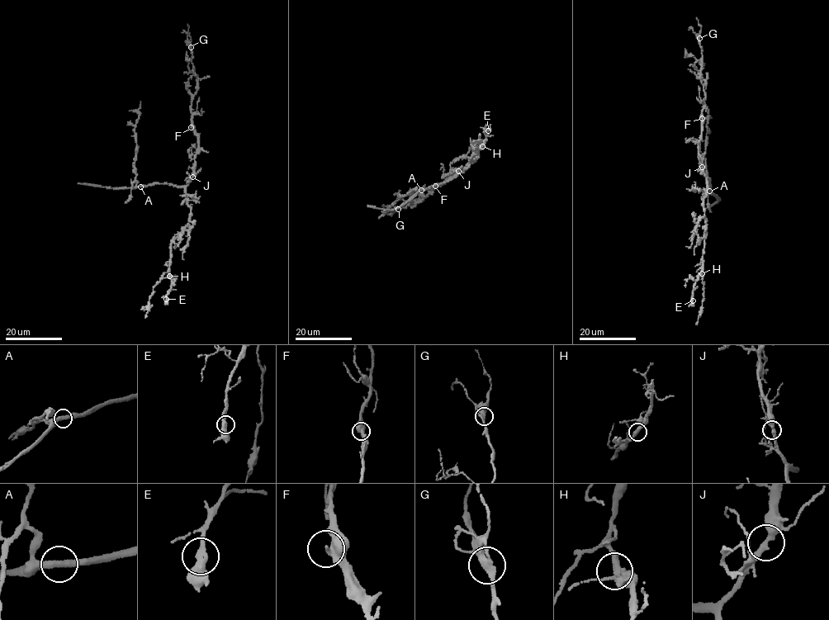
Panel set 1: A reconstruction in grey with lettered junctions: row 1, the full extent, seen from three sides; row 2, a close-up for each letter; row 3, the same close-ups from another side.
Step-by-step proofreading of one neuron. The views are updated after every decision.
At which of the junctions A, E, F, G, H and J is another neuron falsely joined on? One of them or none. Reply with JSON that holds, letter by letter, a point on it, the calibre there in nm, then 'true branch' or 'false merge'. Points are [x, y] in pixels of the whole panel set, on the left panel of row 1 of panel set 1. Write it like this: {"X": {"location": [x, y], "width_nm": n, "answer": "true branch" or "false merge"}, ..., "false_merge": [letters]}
{"A": {"location": [140, 186], "width_nm": 340, "answer": "true branch"}, "E": {"location": [166, 299], "width_nm": 360, "answer": "true branch"}, "F": {"location": [191, 127], "width_nm": 360, "answer": "true branch"}, "G": {"location": [191, 47], "width_nm": 340, "answer": "true branch"}, "H": {"location": [169, 276], "width_nm": 360, "answer": "true branch"}, "J": {"location": [192, 177], "width_nm": 360, "answer": "true branch"}, "false_merge": []}

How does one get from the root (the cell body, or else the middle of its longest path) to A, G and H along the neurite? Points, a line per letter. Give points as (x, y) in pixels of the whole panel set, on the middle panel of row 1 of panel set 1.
A: (457, 172), (446, 181), (421, 190)
G: (457, 172), (450, 172), (447, 179), (432, 189), (425, 197), (423, 196), (409, 206), (398, 209)
H: (457, 172), (457, 173), (462, 172), (475, 160), (471, 158), (482, 146)

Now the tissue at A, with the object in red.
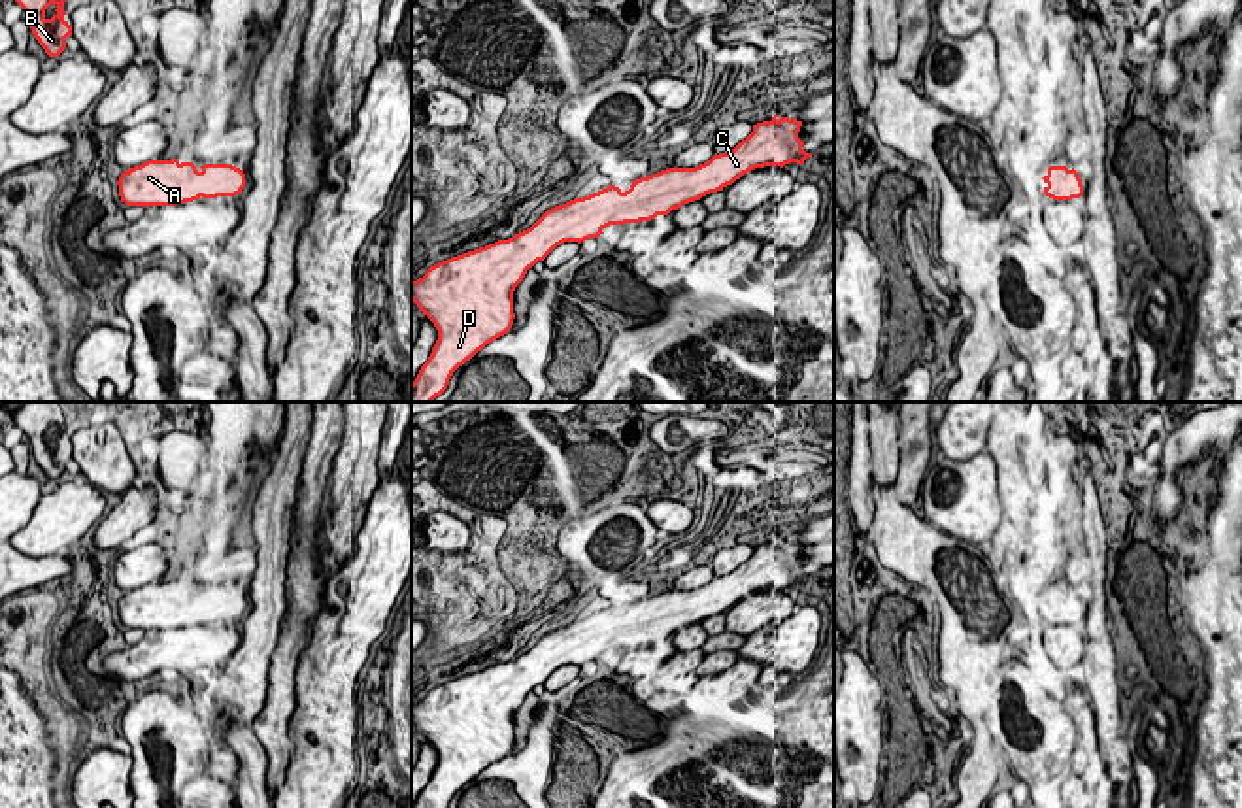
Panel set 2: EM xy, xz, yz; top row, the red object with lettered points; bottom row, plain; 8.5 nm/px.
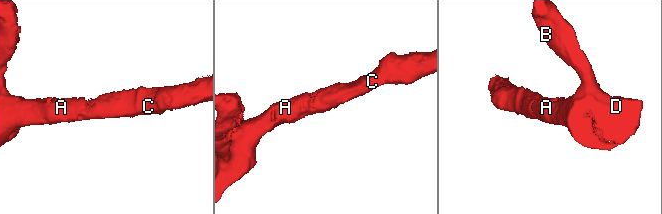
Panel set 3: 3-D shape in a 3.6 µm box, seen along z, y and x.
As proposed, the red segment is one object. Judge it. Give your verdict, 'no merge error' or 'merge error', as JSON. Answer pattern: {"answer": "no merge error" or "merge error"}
{"answer": "no merge error"}

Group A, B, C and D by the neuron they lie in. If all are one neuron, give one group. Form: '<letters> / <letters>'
A B C D

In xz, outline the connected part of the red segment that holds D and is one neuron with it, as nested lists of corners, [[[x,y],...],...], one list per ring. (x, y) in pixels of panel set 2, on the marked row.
[[[778,117],[753,125],[753,132],[734,149],[713,155],[708,162],[695,168],[666,168],[647,177],[632,181],[629,191],[610,185],[583,198],[547,210],[530,228],[508,240],[498,240],[485,247],[451,257],[430,266],[423,278],[411,281],[411,300],[427,315],[436,330],[438,340],[428,361],[421,366],[411,383],[411,402],[432,402],[440,396],[453,372],[470,361],[493,340],[508,334],[513,325],[513,291],[523,281],[529,268],[544,261],[557,245],[564,242],[585,242],[598,238],[610,225],[651,221],[657,215],[668,215],[683,204],[700,200],[710,193],[723,191],[744,174],[764,168],[797,162],[804,164],[812,153],[802,149],[798,138],[802,121]]]

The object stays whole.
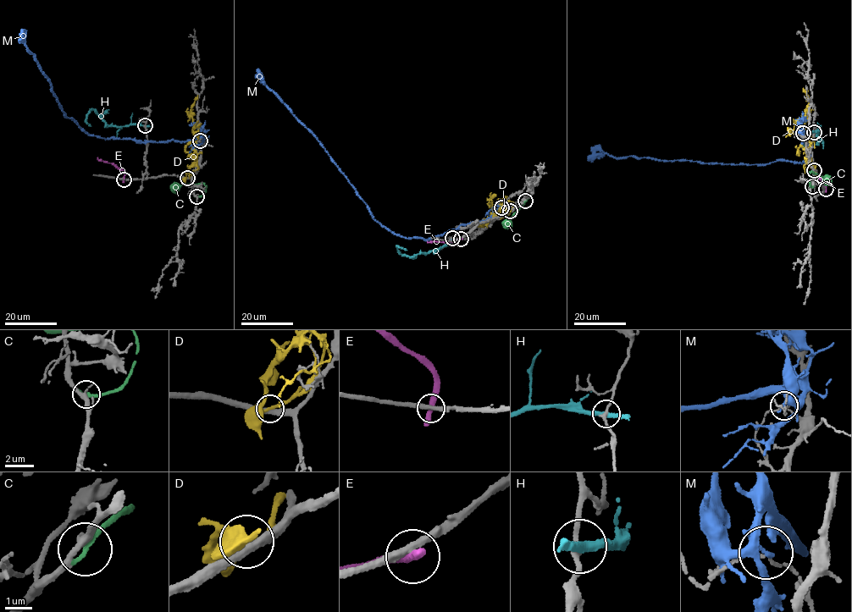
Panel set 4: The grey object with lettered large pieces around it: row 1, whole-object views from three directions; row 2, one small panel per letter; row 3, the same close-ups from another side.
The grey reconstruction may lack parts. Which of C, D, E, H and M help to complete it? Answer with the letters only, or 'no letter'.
C

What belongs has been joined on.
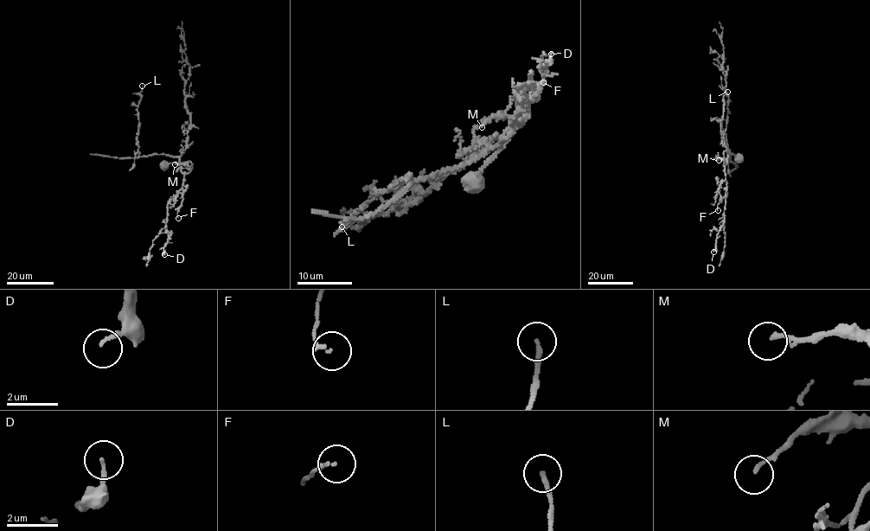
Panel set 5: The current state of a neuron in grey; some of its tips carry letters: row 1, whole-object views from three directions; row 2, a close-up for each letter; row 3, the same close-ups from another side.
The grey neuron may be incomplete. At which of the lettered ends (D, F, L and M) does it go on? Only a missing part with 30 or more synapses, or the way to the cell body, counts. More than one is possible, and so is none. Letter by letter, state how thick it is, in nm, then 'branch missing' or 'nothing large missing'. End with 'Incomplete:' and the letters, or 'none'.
D: 150 nm | nothing large missing
F: 110 nm | nothing large missing
L: 180 nm | nothing large missing
M: 150 nm | nothing large missing
Incomplete: none

